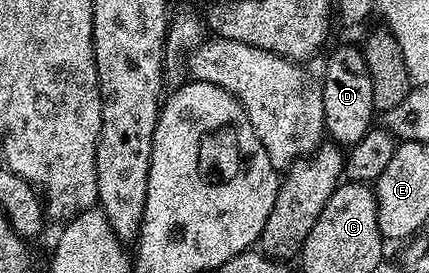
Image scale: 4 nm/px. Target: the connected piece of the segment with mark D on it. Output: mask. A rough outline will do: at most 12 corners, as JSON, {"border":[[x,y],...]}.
{"border":[[343,44],[321,73],[325,132],[361,142],[377,109],[362,47]]}

